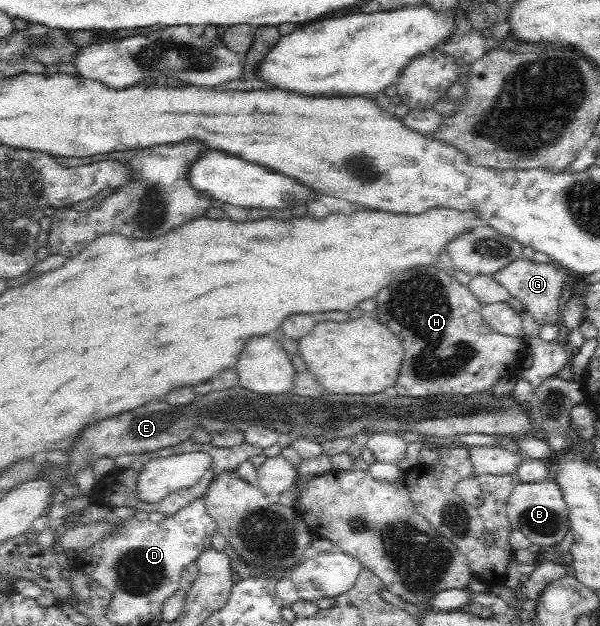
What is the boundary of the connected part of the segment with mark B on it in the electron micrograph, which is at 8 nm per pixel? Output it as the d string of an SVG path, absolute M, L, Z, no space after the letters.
M555 480L520 483L509 496L505 512L512 528L520 530L530 540L530 544L540 547L557 545L568 532L569 509L561 493L561 487Z

